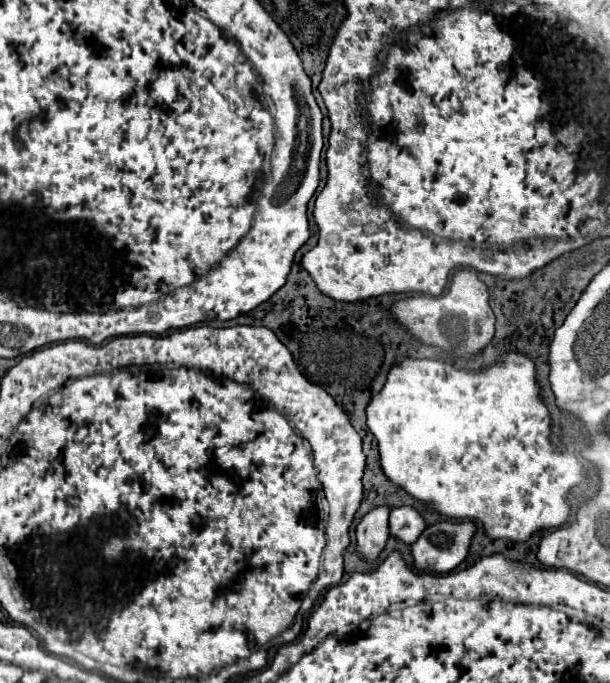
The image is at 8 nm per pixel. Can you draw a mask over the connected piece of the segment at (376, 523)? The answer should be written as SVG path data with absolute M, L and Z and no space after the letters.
M389 506L369 510L357 524L357 554L373 562L389 538Z

